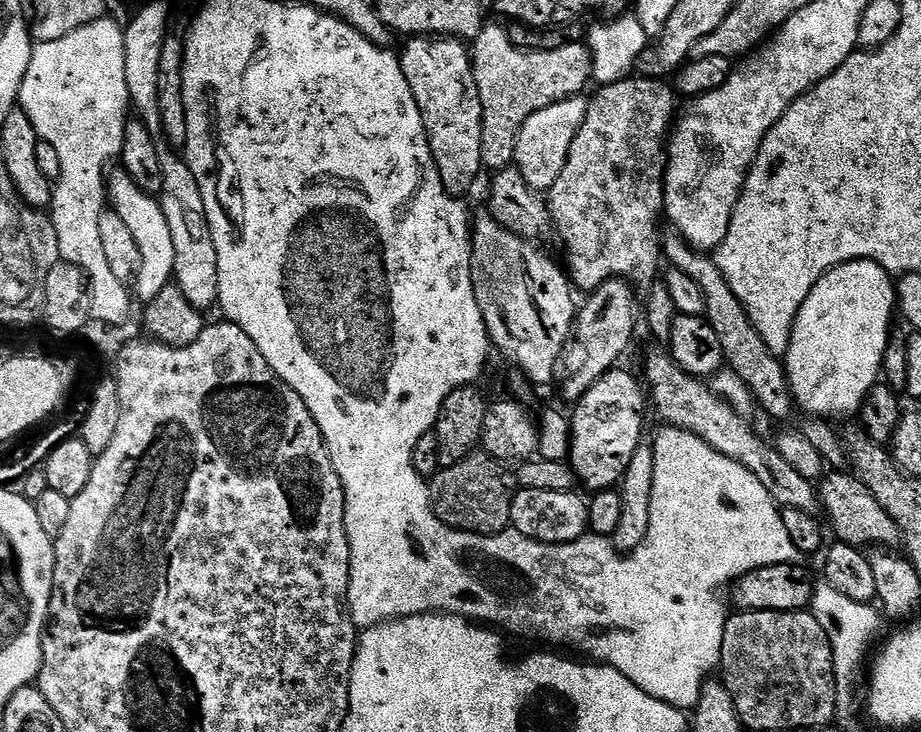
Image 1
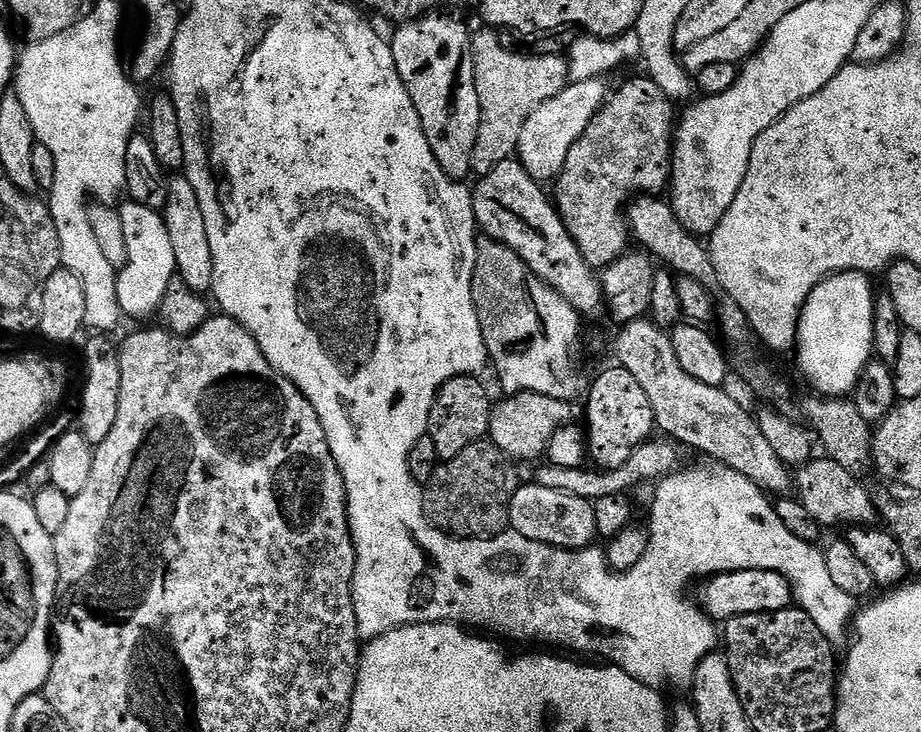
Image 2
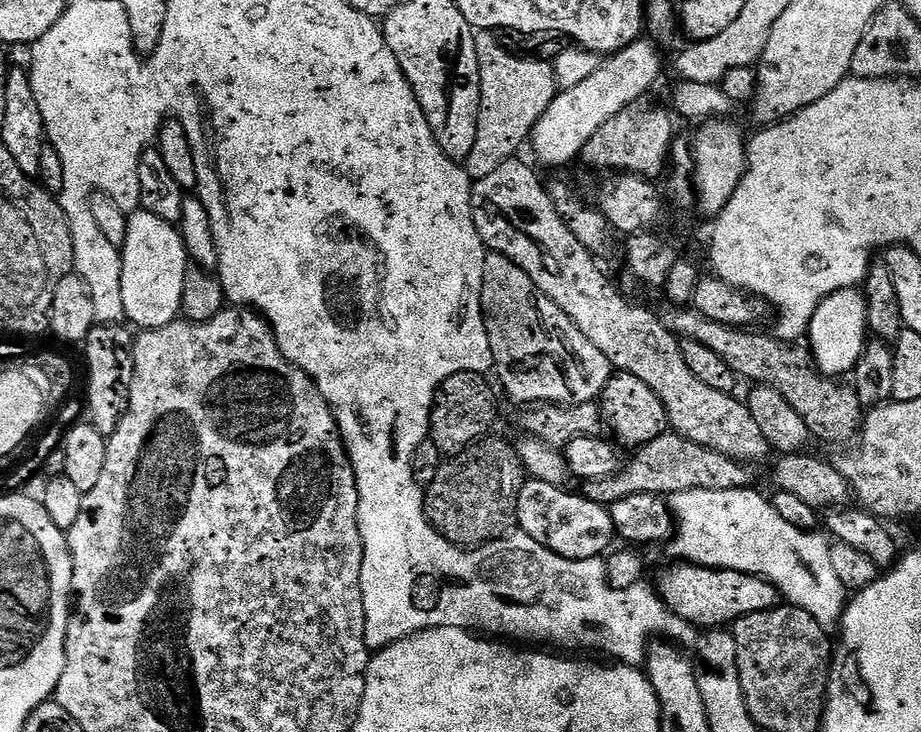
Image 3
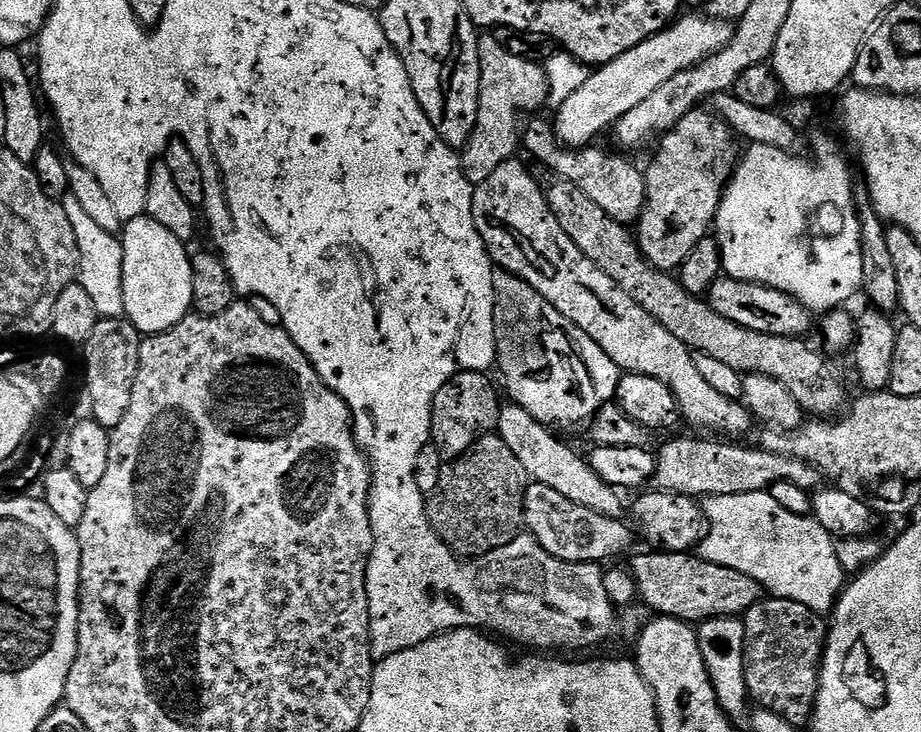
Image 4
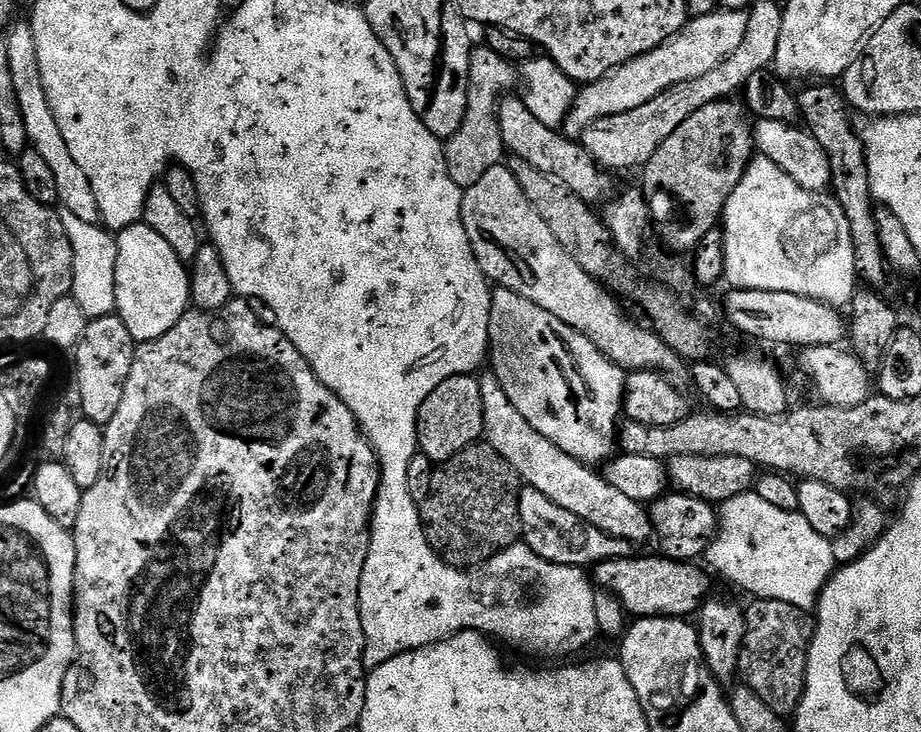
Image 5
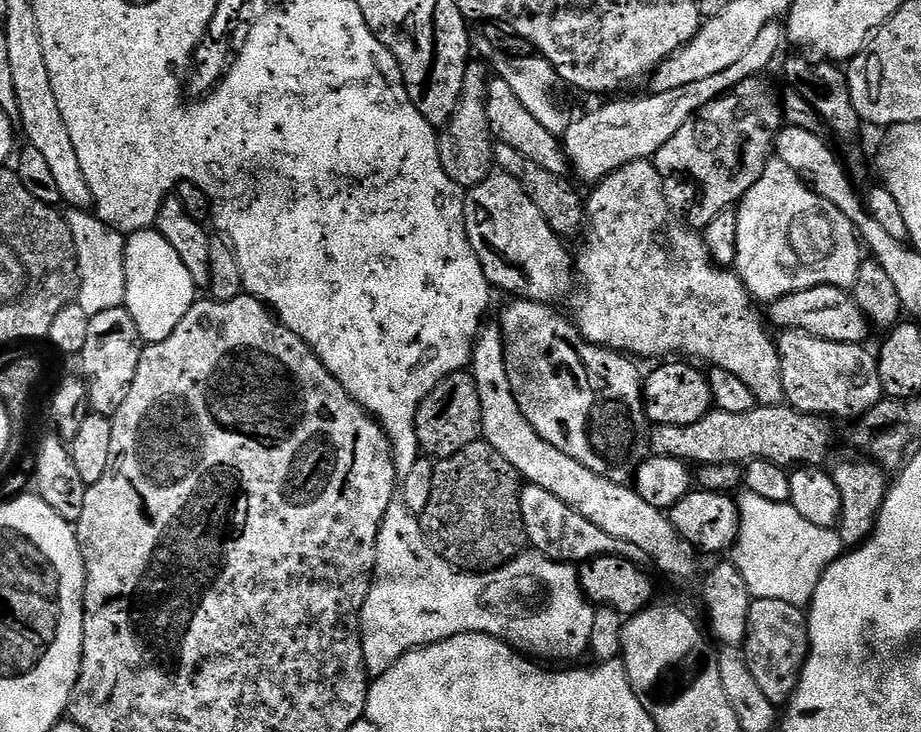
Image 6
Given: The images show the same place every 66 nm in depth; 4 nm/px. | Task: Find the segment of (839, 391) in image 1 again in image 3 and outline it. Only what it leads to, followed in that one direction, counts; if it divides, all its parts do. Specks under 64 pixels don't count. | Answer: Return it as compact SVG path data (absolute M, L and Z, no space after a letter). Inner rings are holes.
M854 287L838 290L821 302L818 310L814 310L806 340L816 367L826 376L844 378L856 367L869 336L868 301L865 300L863 291Z

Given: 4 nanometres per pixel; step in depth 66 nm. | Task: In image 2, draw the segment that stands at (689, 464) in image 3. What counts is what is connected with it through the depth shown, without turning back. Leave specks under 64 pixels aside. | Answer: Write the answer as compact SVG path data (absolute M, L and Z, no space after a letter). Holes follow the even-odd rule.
M668 438L649 439L647 444L640 445L630 454L630 458L618 468L611 470L595 470L588 472L587 467L567 468L566 466L554 466L551 462L545 463L545 468L540 468L534 476L535 483L546 486L550 490L562 490L562 494L574 494L574 498L591 500L593 502L606 498L607 496L618 496L627 493L627 488L635 484L644 484L647 480L659 482L673 472L681 471L680 452L681 445Z

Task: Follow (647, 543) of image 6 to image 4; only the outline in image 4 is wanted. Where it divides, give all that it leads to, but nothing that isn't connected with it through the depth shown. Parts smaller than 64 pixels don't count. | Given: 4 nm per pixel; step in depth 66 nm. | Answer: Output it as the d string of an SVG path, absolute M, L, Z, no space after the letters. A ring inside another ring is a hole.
M505 403L499 411L496 419L495 431L514 450L514 458L522 462L525 473L535 483L550 486L550 490L558 490L562 498L574 502L578 506L586 506L603 516L619 517L620 496L617 489L610 487L606 482L592 473L591 467L584 464L576 457L576 452L572 448L567 448L562 441L551 436L549 429L545 425L539 424L526 410L522 410L516 404Z

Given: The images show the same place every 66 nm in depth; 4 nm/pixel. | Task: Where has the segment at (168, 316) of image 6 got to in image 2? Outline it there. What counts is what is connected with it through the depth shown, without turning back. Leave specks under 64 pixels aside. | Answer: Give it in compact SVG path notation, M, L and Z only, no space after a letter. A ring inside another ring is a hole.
M128 202L125 208L121 207L119 209L119 214L126 230L129 248L128 263L119 269L116 282L120 305L125 317L155 317L160 308L163 307L164 300L178 276L172 235L163 215L157 209L147 208L135 202Z

